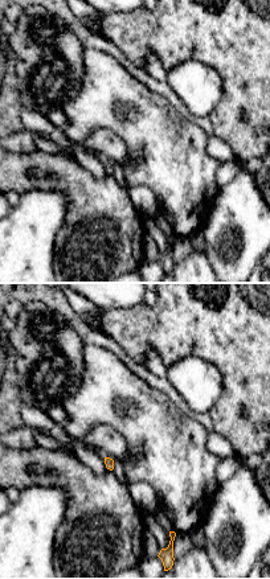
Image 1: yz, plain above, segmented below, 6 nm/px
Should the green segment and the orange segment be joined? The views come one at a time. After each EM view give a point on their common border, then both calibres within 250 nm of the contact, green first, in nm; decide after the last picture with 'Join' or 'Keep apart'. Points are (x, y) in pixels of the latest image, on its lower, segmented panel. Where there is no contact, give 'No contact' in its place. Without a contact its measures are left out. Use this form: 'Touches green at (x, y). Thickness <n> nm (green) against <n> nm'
No contact

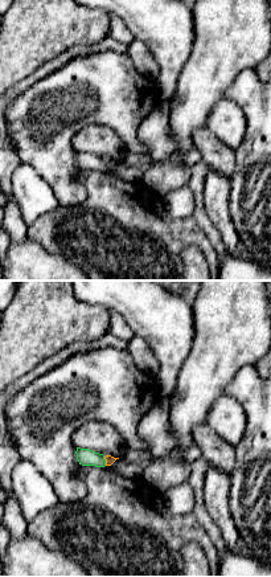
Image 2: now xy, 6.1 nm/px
Touches green at (105, 461). Thickness 100 nm (green) against 50 nm

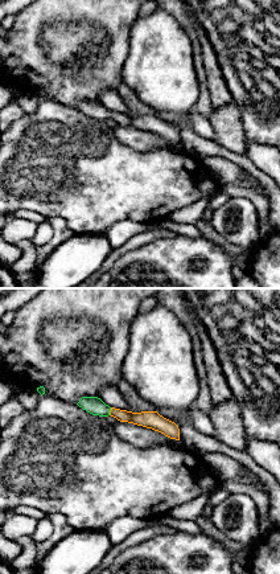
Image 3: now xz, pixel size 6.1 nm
Touches green at (110, 410). Thickness 110 nm (green) against 110 nm

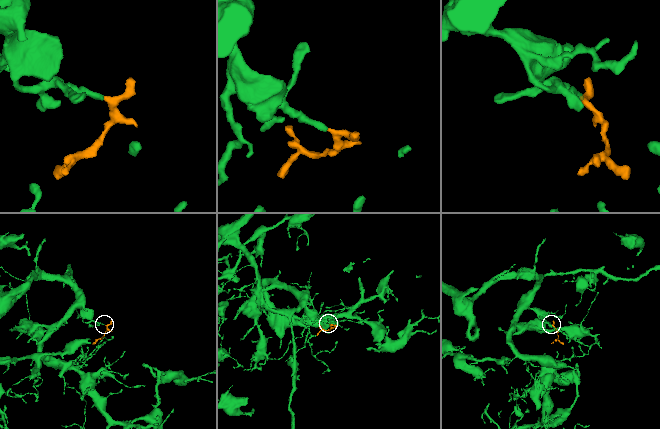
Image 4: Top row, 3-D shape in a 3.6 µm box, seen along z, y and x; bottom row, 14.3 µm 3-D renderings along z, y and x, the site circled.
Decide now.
Join

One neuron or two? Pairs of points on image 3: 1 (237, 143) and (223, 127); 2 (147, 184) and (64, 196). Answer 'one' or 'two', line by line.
1: one
2: one

